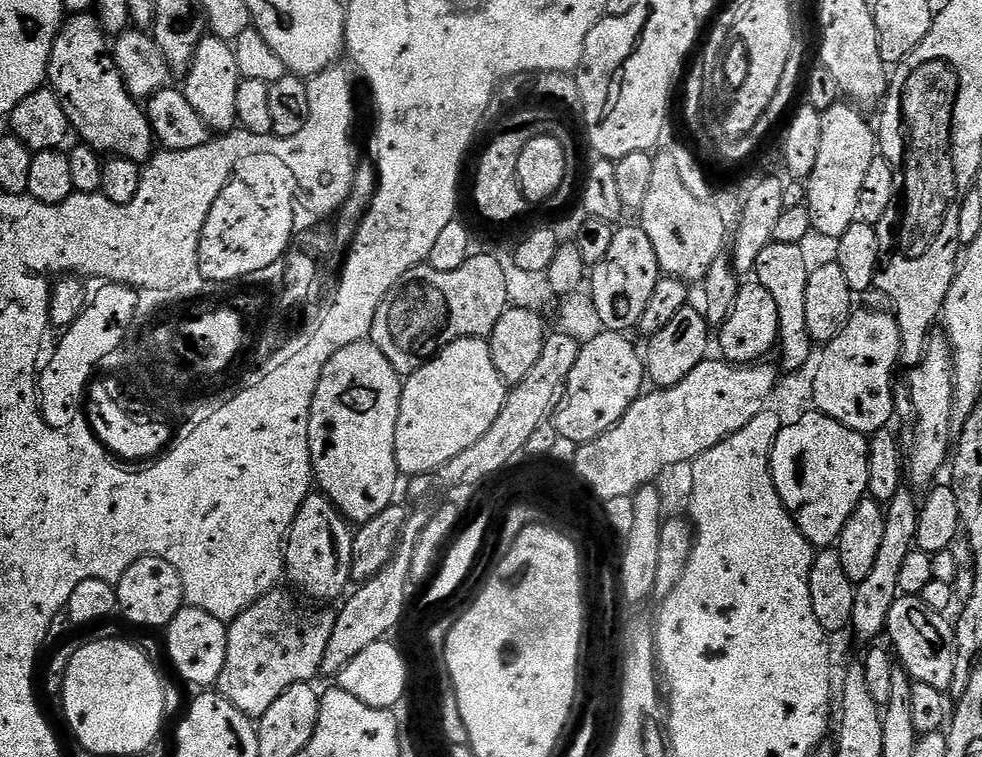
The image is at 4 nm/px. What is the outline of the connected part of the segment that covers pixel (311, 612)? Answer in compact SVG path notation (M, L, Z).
M280 591L267 592L228 624L226 666L222 666L222 674L215 682L226 702L253 718L266 714L290 686L307 684L320 676L322 658L330 634L334 634L336 612L328 609L331 607L313 606Z

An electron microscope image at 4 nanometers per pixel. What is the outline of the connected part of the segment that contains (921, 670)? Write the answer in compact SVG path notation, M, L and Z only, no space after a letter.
M901 595L894 606L890 606L886 636L892 639L890 648L899 667L906 669L912 681L926 683L943 694L951 689L954 682L956 629L949 617L934 614L934 610L930 610L930 606L926 606L919 595Z

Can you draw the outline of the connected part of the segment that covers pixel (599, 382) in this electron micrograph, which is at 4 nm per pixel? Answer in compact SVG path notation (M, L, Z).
M605 330L598 338L581 343L578 362L570 370L570 378L554 412L561 441L569 440L572 446L579 446L606 434L645 391L646 364L641 349L639 352L628 338L623 332Z

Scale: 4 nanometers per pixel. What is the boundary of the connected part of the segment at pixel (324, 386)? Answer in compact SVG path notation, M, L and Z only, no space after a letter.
M371 342L351 344L342 350L338 350L338 354L334 354L334 358L330 358L330 362L326 362L326 370L322 370L322 378L318 382L318 390L314 394L314 402L310 410L310 426L308 427L308 441L310 442L310 454L312 455L312 474L315 487L327 496L336 505L345 520L353 525L359 526L370 522L370 518L378 518L378 514L382 514L382 510L393 507L395 500L392 499L396 496L396 480L398 481L396 459L394 458L394 430L398 426L401 387L401 373L396 372L394 366L390 366L386 354L382 354L382 350L378 350L378 346Z

